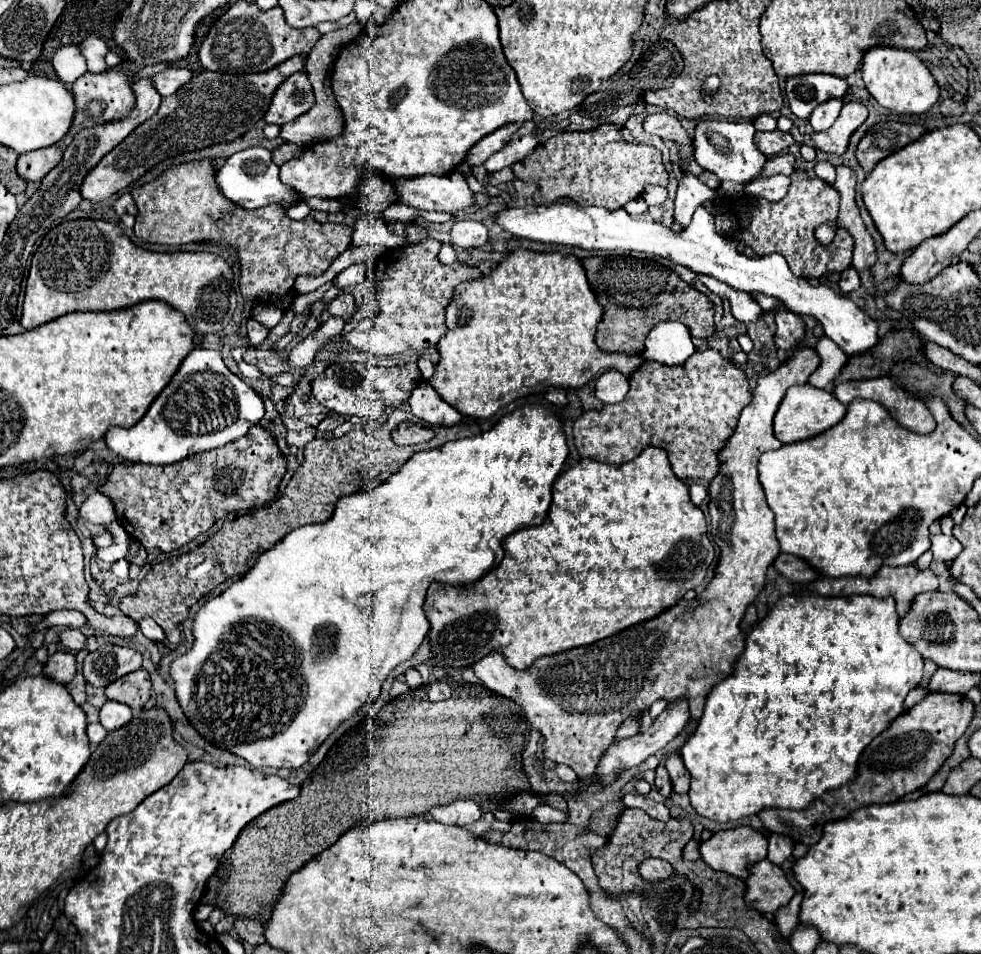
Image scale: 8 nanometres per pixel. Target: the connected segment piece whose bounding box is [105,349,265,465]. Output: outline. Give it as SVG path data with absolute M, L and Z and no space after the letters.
M193 349L183 359L169 385L151 403L143 419L129 429L109 429L105 441L111 451L131 463L169 465L243 437L261 421L263 413L263 399L241 377L227 369L219 351Z

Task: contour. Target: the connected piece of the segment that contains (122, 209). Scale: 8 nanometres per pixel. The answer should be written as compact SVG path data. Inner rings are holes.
M123 193L123 195L117 199L117 203L115 203L115 213L117 213L117 215L129 213L129 215L133 215L133 217L137 215L137 205L135 205L131 193Z

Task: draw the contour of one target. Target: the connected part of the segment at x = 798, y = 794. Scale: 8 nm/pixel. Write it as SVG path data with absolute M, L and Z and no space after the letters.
M787 595L777 601L777 605L769 611L769 615L747 635L747 647L741 659L735 665L733 675L713 687L707 697L703 717L695 733L683 743L679 749L681 759L691 775L689 799L697 815L707 817L717 823L737 821L743 817L757 815L761 809L805 809L811 801L821 797L827 789L835 789L847 785L857 779L857 761L863 749L885 731L891 721L895 721L903 713L903 701L911 689L919 685L923 677L923 657L913 649L913 645L905 643L899 635L899 615L895 611L893 597L875 599L869 595L853 595L853 597L801 597Z

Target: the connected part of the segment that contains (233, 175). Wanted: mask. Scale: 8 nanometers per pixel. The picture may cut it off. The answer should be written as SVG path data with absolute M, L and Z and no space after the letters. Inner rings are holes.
M249 147L227 157L221 165L215 167L215 183L229 201L233 201L243 209L259 209L271 203L277 203L281 207L289 207L293 203L309 203L311 209L325 211L325 213L345 213L349 209L349 205L341 203L339 199L319 199L319 197L303 199L299 193L283 185L279 179L279 169L271 161L271 151L265 147Z

